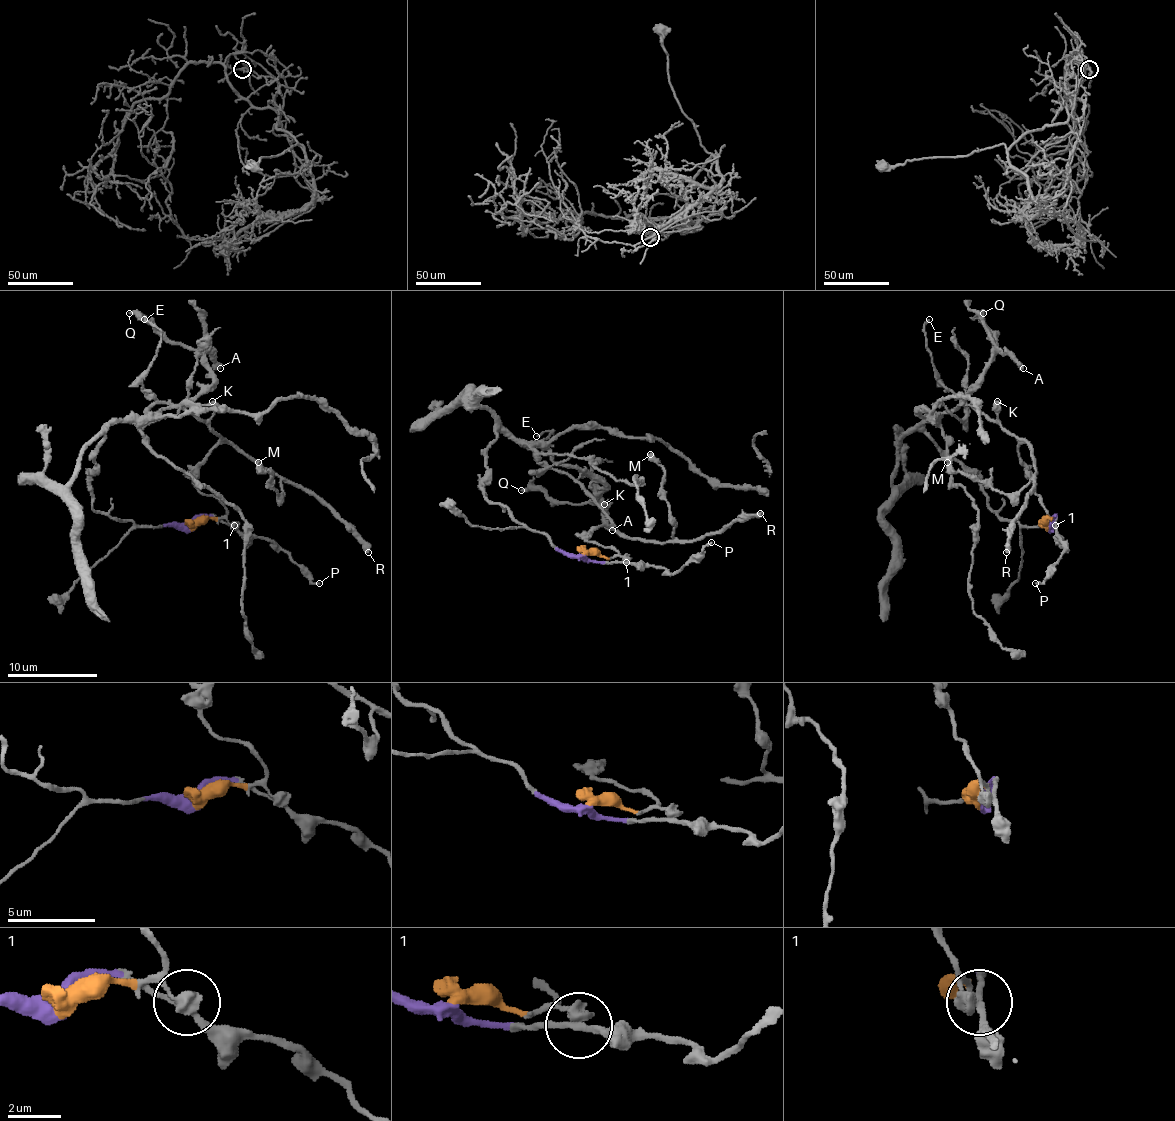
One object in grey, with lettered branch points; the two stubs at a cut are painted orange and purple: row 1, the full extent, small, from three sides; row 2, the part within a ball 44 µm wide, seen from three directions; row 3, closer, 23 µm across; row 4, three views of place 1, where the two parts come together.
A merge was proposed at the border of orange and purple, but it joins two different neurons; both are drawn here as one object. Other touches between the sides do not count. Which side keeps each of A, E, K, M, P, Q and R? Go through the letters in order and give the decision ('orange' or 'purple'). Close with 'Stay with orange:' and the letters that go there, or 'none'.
A: purple
E: orange
K: orange
M: orange
P: purple
Q: purple
R: orange
Stay with orange: E, K, M, R

